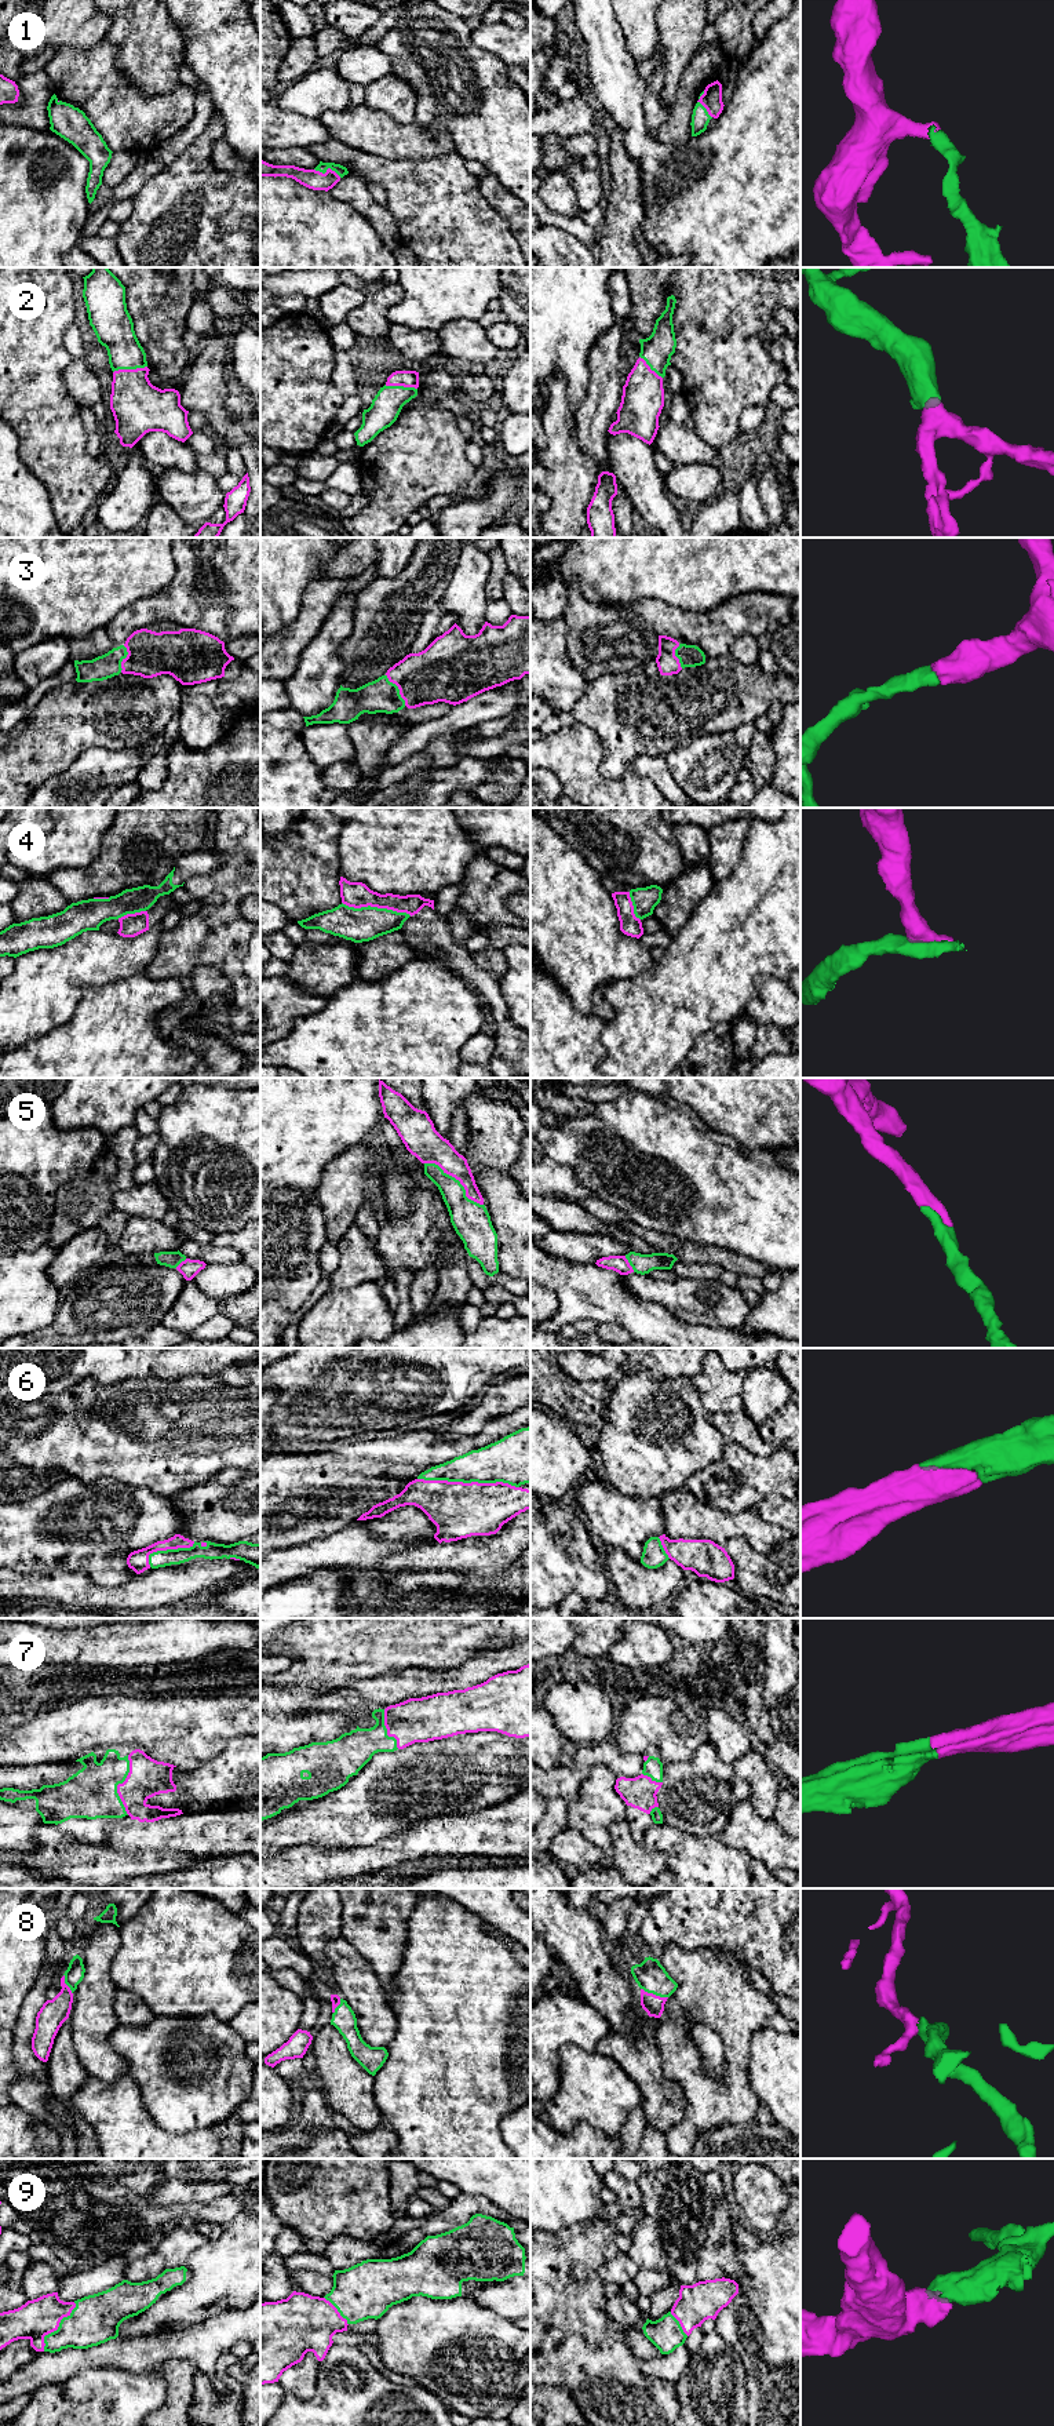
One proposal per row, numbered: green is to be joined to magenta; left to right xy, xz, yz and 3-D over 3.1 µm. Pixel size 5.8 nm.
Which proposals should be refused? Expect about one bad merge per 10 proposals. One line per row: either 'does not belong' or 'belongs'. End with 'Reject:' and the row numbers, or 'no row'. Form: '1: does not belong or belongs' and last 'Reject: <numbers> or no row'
1: belongs
2: belongs
3: belongs
4: does not belong
5: belongs
6: belongs
7: belongs
8: belongs
9: belongs
Reject: 4

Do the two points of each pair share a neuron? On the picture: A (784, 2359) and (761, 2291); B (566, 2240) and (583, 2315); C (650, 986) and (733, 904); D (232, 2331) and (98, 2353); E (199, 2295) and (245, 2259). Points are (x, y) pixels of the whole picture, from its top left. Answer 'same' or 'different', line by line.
A: same
B: same
C: same
D: same
E: same

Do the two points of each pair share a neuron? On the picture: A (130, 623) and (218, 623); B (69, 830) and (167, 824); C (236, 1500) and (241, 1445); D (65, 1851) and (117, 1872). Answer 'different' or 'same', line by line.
A: same
B: different
C: different
D: same

